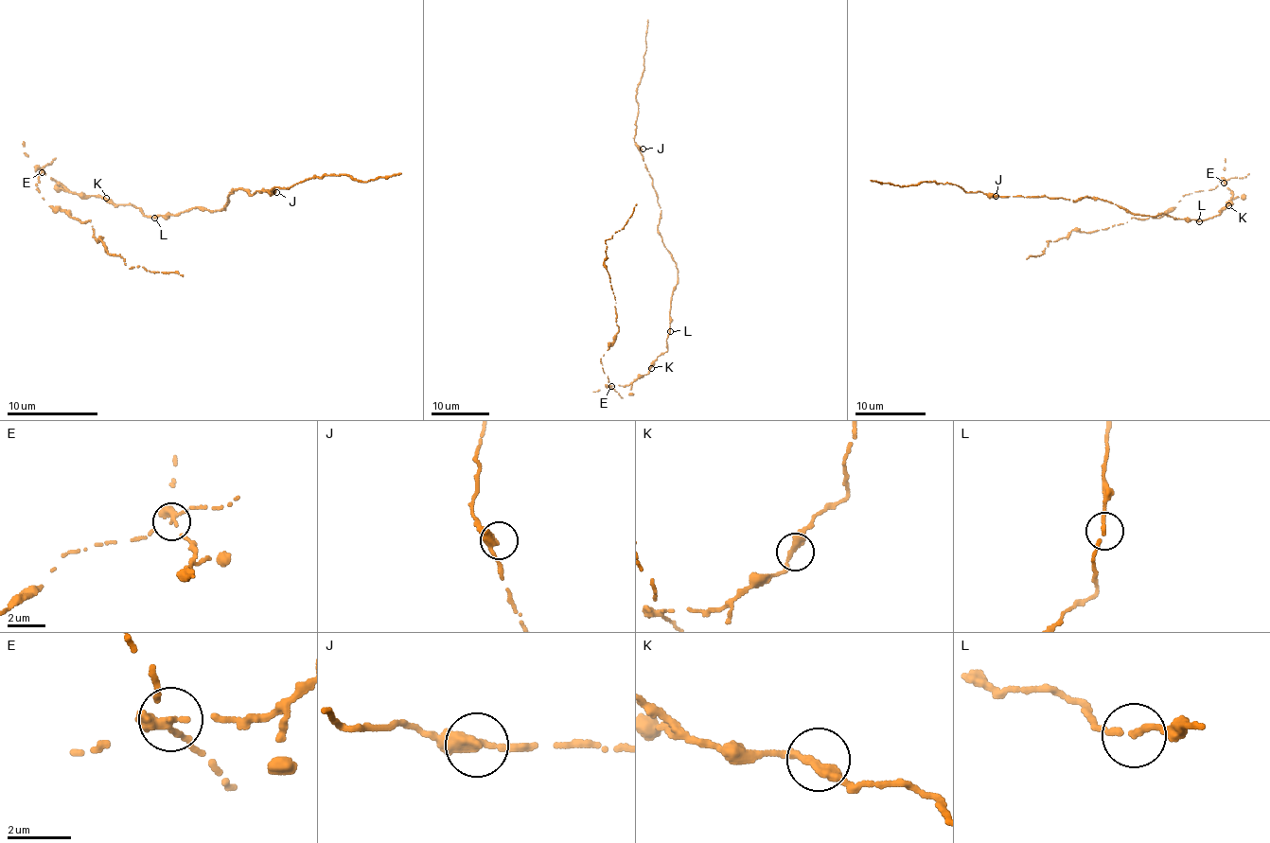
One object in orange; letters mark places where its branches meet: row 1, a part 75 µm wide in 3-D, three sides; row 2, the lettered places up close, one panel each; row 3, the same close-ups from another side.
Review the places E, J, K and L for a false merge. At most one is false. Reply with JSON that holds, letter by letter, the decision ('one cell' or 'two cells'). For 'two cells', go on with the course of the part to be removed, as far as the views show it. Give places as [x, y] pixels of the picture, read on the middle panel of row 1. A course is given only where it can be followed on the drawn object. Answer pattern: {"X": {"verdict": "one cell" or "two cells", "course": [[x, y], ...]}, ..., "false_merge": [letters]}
{"E": {"verdict": "two cells", "course": [[610, 385], [601, 360], [618, 328], [616, 303], [604, 262], [605, 242], [624, 226], [636, 204]]}, "J": {"verdict": "one cell"}, "K": {"verdict": "one cell"}, "L": {"verdict": "one cell"}, "false_merge": ["E"]}

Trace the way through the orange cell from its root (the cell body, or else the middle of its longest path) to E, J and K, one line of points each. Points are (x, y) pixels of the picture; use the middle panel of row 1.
E: (670, 330), (667, 350), (661, 353), (649, 372), (626, 385), (610, 385)
J: (670, 330), (678, 268), (658, 230), (661, 208), (640, 151), (643, 149)
K: (670, 330), (667, 350), (661, 353), (651, 368)

